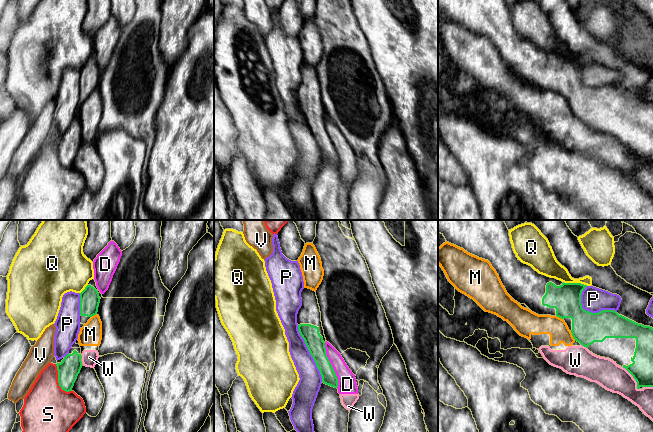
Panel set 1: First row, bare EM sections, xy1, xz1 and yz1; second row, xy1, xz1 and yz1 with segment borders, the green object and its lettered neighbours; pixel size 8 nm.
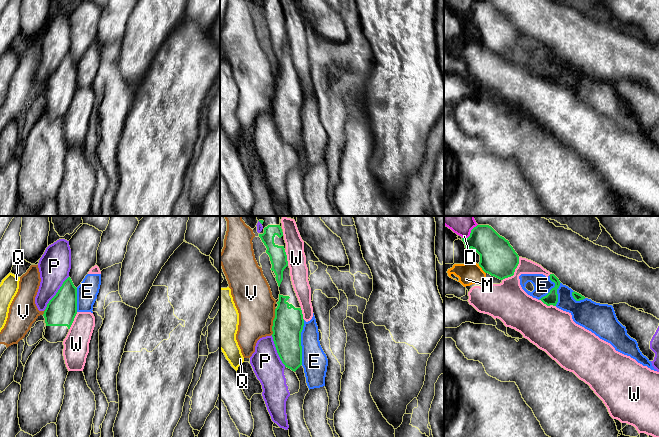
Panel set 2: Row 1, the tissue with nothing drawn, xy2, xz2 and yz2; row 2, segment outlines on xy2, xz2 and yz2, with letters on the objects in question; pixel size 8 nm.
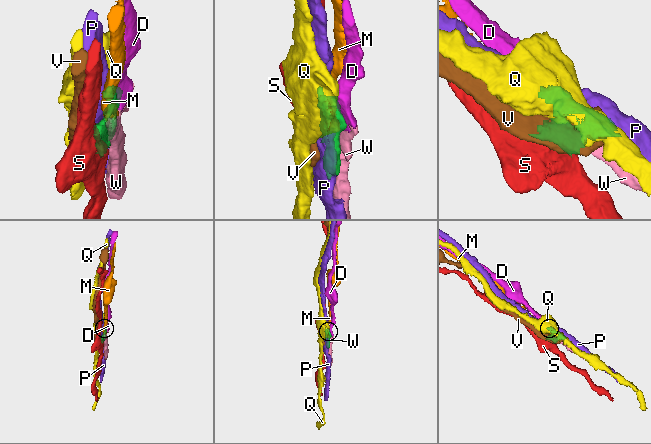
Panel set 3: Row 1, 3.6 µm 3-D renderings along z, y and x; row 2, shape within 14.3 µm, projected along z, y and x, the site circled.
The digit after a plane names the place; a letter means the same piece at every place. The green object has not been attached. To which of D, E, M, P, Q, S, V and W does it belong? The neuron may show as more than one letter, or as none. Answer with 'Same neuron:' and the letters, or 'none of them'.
Same neuron: none of them

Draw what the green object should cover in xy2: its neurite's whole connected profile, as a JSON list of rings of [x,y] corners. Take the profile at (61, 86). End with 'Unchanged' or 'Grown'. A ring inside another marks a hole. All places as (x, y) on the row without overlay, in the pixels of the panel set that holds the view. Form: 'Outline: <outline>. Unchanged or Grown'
Outline: [[[68,53],[44,87],[44,114],[50,119],[63,118],[77,90],[77,64]]]. Grown

